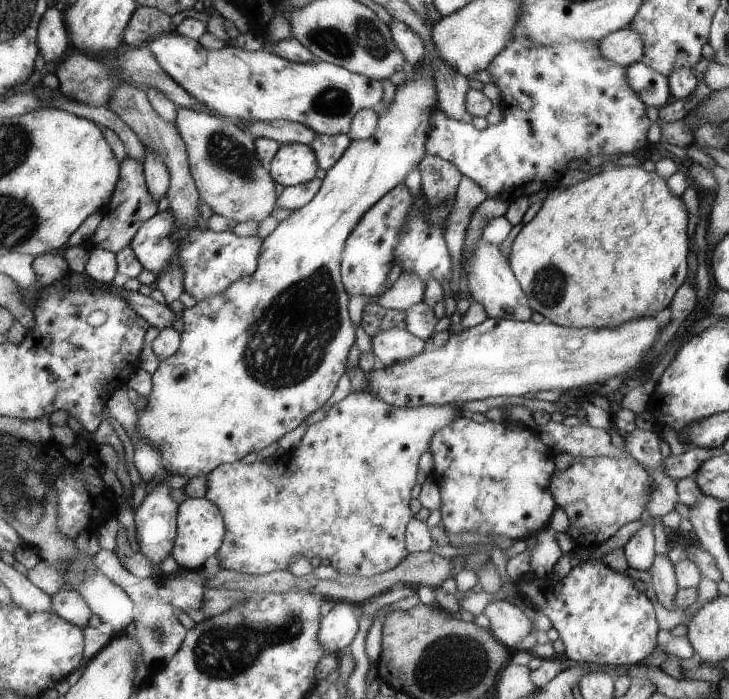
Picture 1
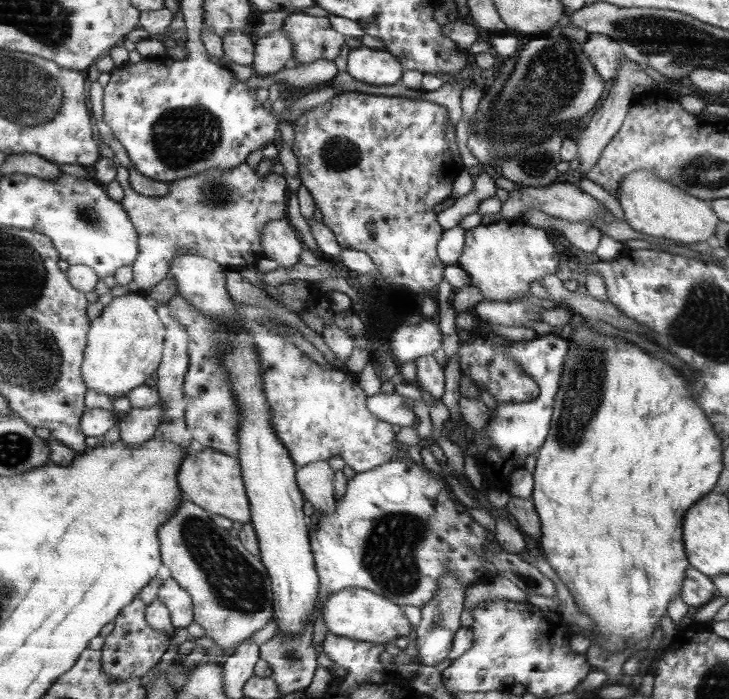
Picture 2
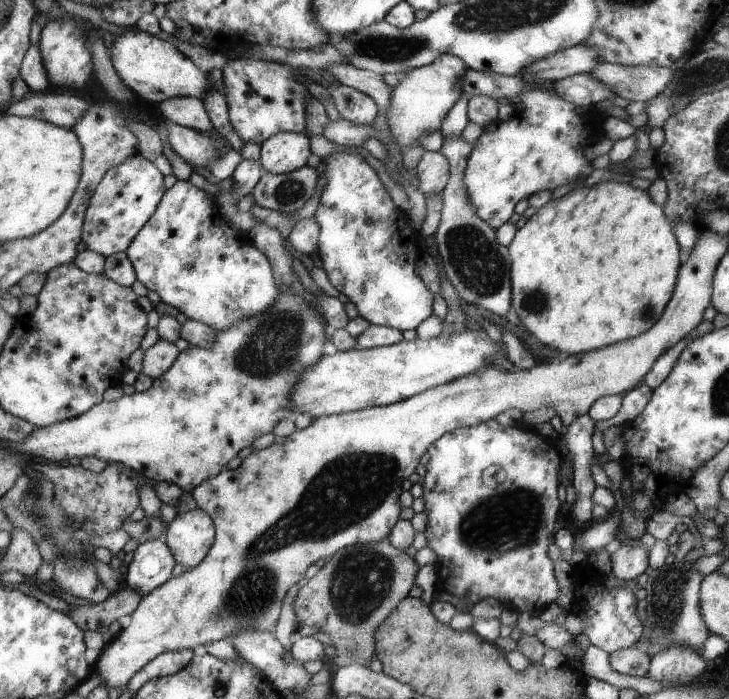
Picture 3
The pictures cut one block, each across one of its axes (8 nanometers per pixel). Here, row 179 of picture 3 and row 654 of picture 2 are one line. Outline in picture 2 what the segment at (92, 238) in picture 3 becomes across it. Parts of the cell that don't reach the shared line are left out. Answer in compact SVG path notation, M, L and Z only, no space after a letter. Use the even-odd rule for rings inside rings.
M138 596L125 607L120 615L116 617L115 626L103 642L100 649L101 654L101 671L108 673L109 679L121 680L131 677L141 678L151 671L159 662L159 658L167 650L168 639L163 632L149 628L144 620L146 606L138 600Z

